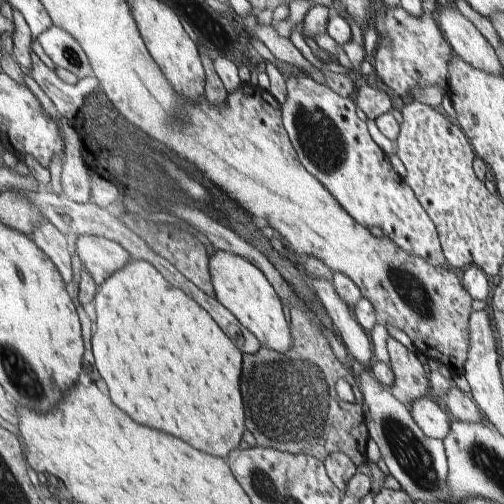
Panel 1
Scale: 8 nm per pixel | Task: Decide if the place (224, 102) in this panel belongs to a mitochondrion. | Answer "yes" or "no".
no

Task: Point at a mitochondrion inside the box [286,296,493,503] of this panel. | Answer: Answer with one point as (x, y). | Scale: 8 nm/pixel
(414, 458)

